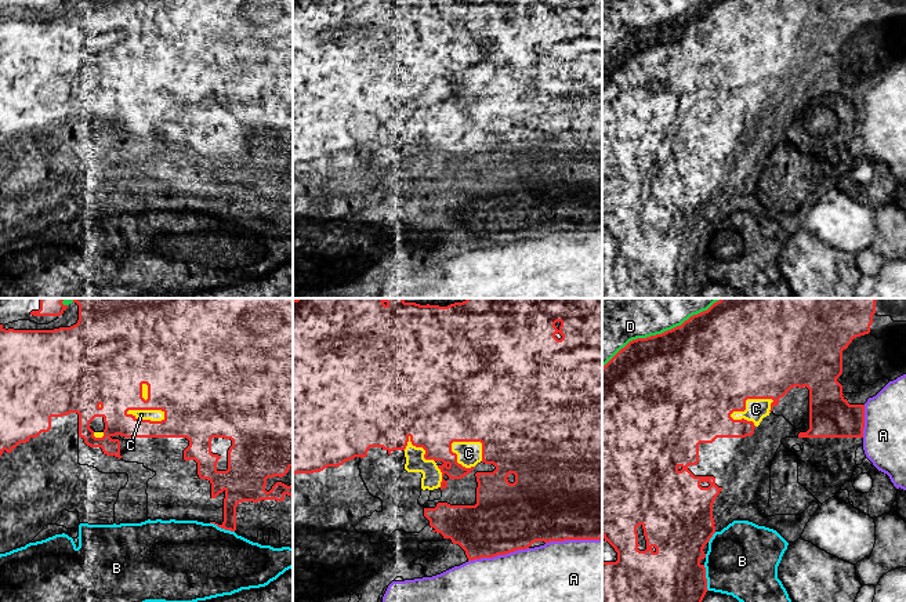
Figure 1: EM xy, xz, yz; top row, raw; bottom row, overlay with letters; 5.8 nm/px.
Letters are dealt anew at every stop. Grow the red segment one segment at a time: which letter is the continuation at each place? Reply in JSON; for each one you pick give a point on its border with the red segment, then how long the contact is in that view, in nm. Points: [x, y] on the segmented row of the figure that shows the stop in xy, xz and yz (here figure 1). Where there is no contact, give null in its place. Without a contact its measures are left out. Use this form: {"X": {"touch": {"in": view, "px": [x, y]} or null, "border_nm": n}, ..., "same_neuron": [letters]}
{"C": {"touch": {"in": "yz", "px": [747, 398]}, "border_nm": 280}, "same_neuron": ["C"]}

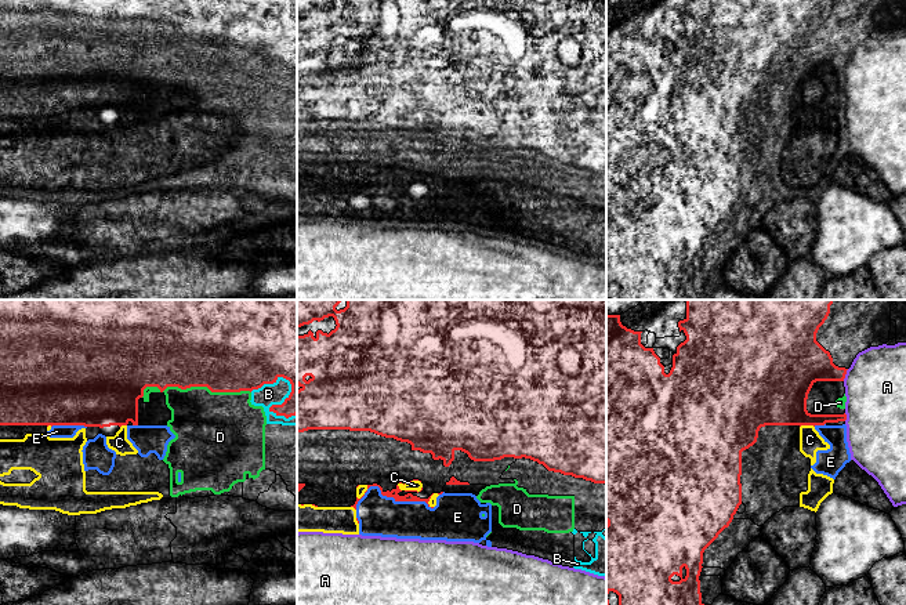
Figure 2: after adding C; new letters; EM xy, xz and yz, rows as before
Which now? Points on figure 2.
{"same_neuron": []}

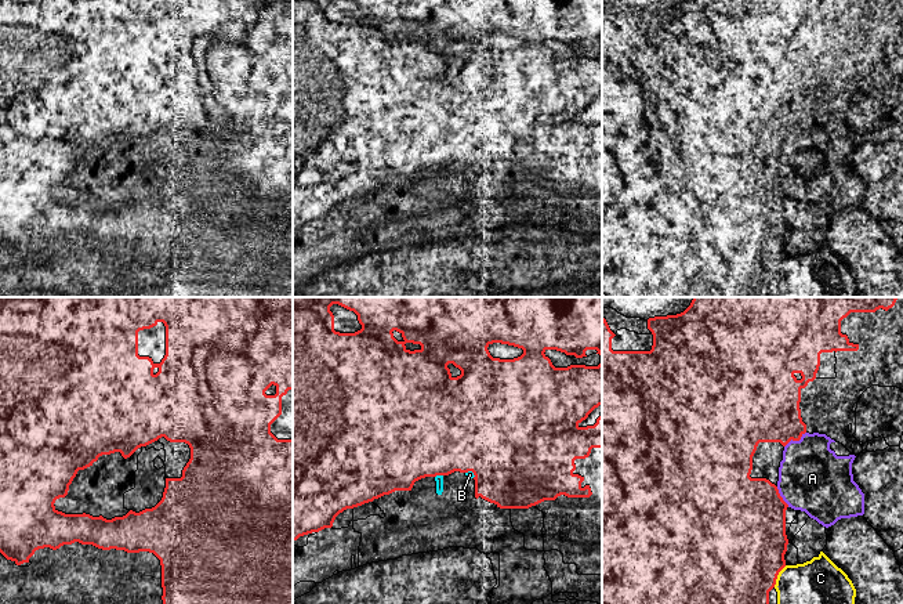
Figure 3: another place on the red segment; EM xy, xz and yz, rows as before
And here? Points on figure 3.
{"B": {"touch": {"in": "xz", "px": [438, 474]}, "border_nm": 50}, "same_neuron": ["B"]}

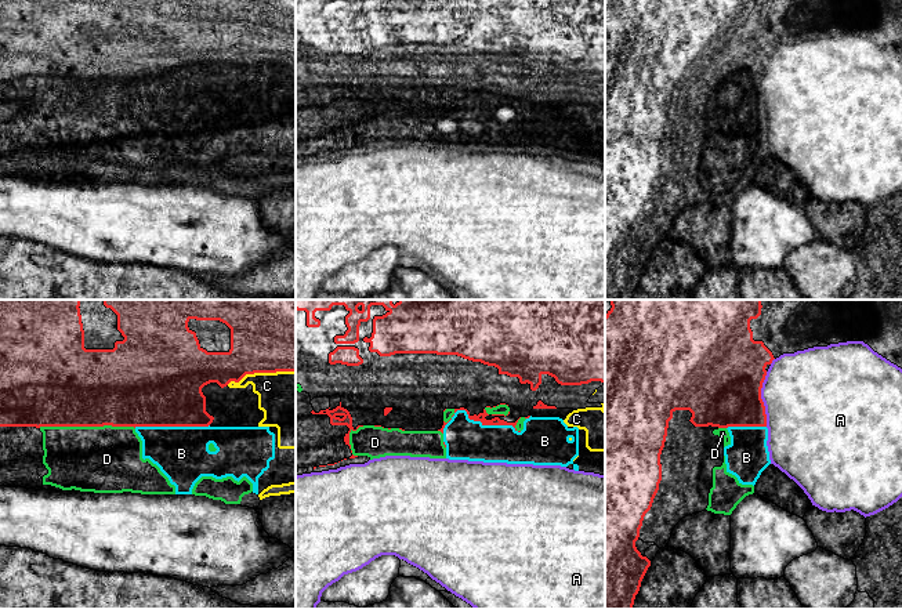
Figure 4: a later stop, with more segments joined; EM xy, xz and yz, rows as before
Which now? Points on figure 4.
{"same_neuron": []}

